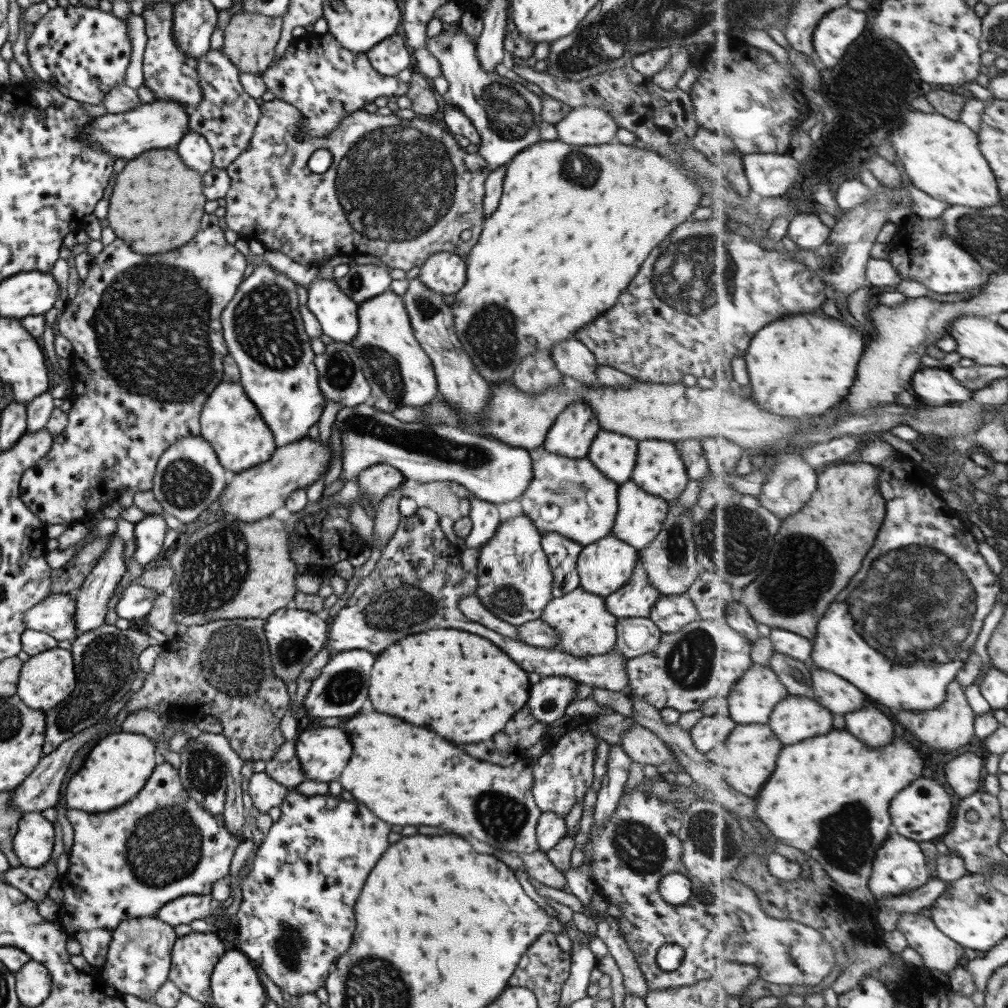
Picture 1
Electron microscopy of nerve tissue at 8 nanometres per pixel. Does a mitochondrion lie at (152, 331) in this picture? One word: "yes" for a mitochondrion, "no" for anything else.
yes

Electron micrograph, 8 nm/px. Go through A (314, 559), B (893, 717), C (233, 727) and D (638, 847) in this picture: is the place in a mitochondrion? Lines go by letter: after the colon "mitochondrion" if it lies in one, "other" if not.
A: other
B: other
C: other
D: mitochondrion

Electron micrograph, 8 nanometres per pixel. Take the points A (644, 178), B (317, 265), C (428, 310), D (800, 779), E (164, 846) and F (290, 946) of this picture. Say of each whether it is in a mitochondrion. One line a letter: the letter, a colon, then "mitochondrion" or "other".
A: other
B: other
C: mitochondrion
D: other
E: mitochondrion
F: mitochondrion

